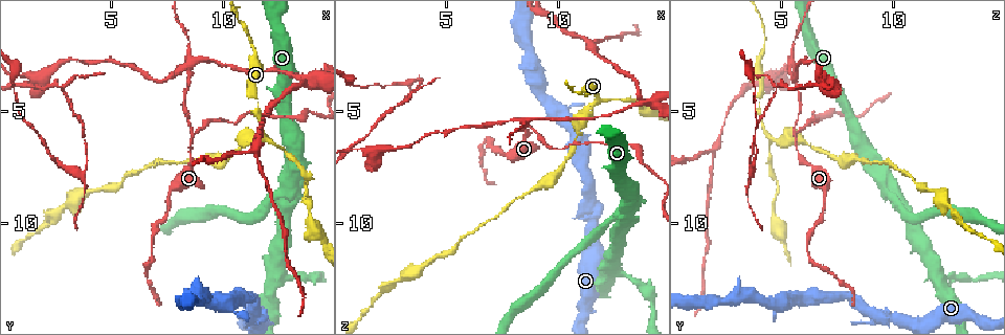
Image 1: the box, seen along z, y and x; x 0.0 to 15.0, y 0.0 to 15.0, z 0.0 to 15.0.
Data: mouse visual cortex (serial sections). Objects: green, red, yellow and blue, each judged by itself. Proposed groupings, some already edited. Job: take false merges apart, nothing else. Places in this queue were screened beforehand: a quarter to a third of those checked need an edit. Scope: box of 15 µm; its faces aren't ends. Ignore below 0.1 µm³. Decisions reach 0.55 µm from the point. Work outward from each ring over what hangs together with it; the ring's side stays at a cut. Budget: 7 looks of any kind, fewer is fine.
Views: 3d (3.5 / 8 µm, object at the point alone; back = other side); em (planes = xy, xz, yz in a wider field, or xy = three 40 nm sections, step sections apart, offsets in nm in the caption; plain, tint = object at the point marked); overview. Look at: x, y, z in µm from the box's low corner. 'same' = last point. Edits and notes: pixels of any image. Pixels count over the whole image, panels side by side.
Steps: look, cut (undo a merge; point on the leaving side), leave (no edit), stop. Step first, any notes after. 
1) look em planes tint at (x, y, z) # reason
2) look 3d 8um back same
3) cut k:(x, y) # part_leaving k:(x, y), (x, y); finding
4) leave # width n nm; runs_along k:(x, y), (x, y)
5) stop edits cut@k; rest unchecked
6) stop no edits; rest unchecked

look 3d 3.5um at (11.6, 14.2, 9.3) # abrupt turn

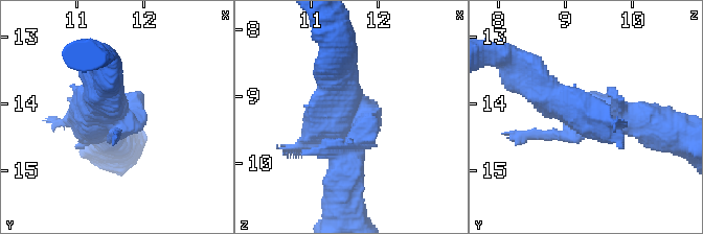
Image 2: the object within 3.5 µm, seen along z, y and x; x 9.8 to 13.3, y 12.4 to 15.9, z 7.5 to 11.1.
look em xy step 5 tint at (11.50, 14.25, 9.25)

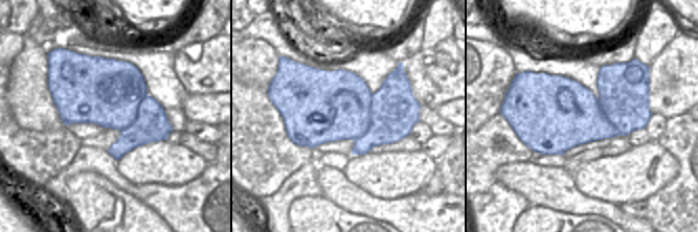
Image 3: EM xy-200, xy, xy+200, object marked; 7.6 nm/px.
cut 2:(527, 134) # two cells meet here

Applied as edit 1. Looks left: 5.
look overview

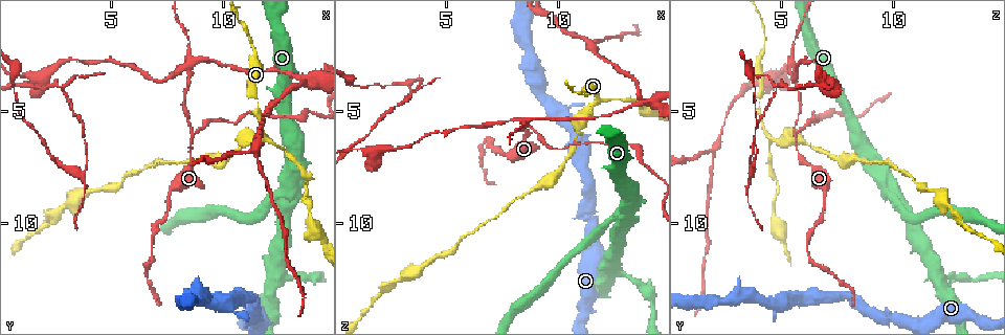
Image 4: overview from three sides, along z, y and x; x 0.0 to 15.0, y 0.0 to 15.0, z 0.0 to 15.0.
look 3d 3.5um at (12.6, 12.4, 12.3) # thick turns thin

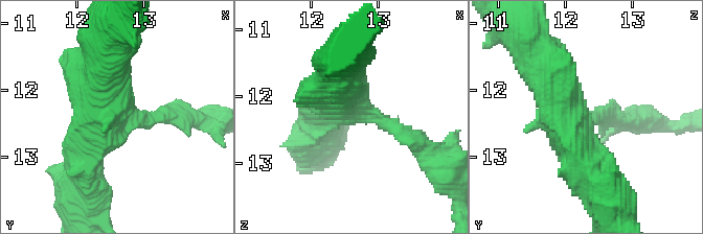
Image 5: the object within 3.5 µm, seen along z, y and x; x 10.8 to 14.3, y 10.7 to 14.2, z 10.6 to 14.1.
look em planes tint at (12.75, 12.50, 12.20) # need the tissue

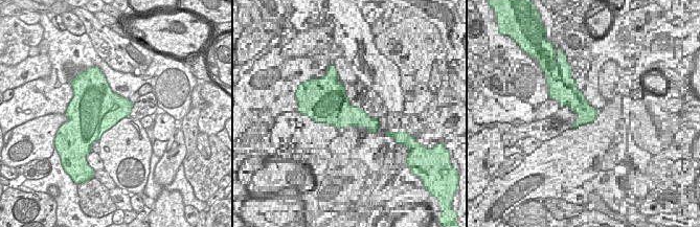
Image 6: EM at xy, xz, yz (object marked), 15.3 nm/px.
look em xy step 3 tint same

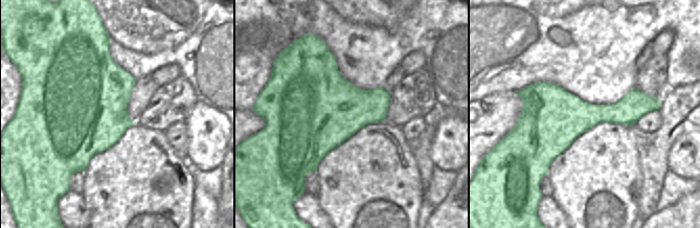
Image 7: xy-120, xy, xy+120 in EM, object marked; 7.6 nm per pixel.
leave # width 600 nm; runs_along 5:(537, 53), (591, 174); continuous, no second cell

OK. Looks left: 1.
stop edits cut@2; rest unchecked

